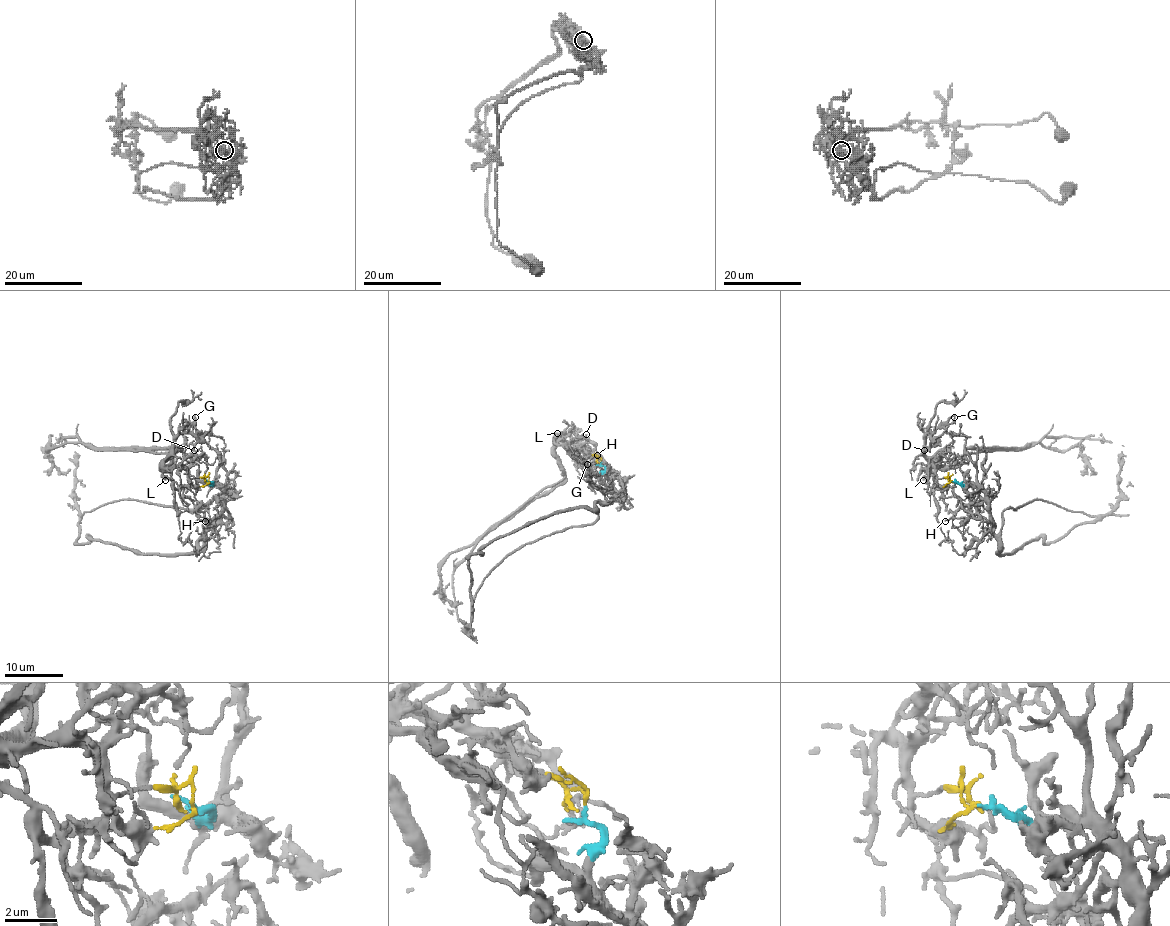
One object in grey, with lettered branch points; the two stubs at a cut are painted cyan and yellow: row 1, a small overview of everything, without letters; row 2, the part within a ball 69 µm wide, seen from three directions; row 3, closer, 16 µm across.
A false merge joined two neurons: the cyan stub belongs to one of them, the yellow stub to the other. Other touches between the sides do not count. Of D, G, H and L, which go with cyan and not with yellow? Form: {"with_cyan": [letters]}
{"with_cyan": ["H"]}

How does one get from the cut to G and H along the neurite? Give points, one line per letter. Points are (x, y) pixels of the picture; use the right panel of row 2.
G: (952, 481), (946, 477), (938, 478), (924, 451), (924, 439), (955, 417)
H: (952, 481), (975, 484), (979, 492), (975, 499), (944, 521)

